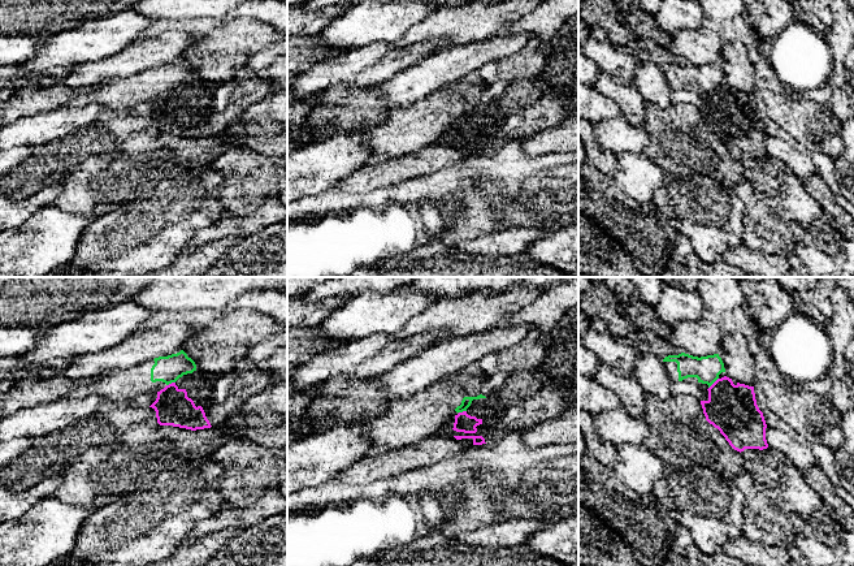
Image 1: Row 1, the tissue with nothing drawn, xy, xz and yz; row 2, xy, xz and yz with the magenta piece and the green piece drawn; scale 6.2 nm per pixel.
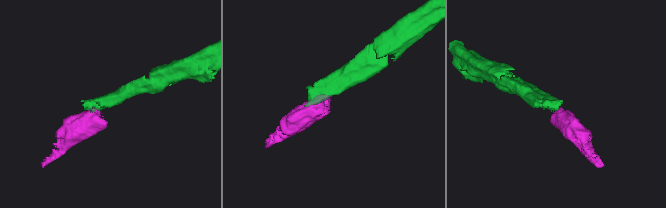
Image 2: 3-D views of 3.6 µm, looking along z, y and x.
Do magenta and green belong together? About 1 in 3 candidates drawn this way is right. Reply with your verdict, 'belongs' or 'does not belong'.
does not belong

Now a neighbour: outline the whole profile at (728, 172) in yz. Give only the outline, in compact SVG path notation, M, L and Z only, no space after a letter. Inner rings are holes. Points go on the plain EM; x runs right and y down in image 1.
M702 128L701 133L705 143L711 147L718 156L716 180L720 182L723 190L732 193L737 182L744 178L741 161L734 159L720 139L706 128Z

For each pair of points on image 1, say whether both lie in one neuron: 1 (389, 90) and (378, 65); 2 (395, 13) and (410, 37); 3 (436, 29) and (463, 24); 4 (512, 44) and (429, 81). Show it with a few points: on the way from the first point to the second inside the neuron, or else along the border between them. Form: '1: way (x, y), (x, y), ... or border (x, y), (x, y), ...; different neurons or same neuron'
1: border (411, 65), (376, 86); different neurons
2: border (430, 13), (393, 43); different neurons
3: way (442, 26), (456, 26); same neuron
4: way (491, 50), (478, 52), (450, 65); same neuron

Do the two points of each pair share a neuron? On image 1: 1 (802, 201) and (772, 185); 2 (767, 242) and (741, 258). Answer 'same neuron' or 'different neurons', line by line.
1: same neuron
2: different neurons

